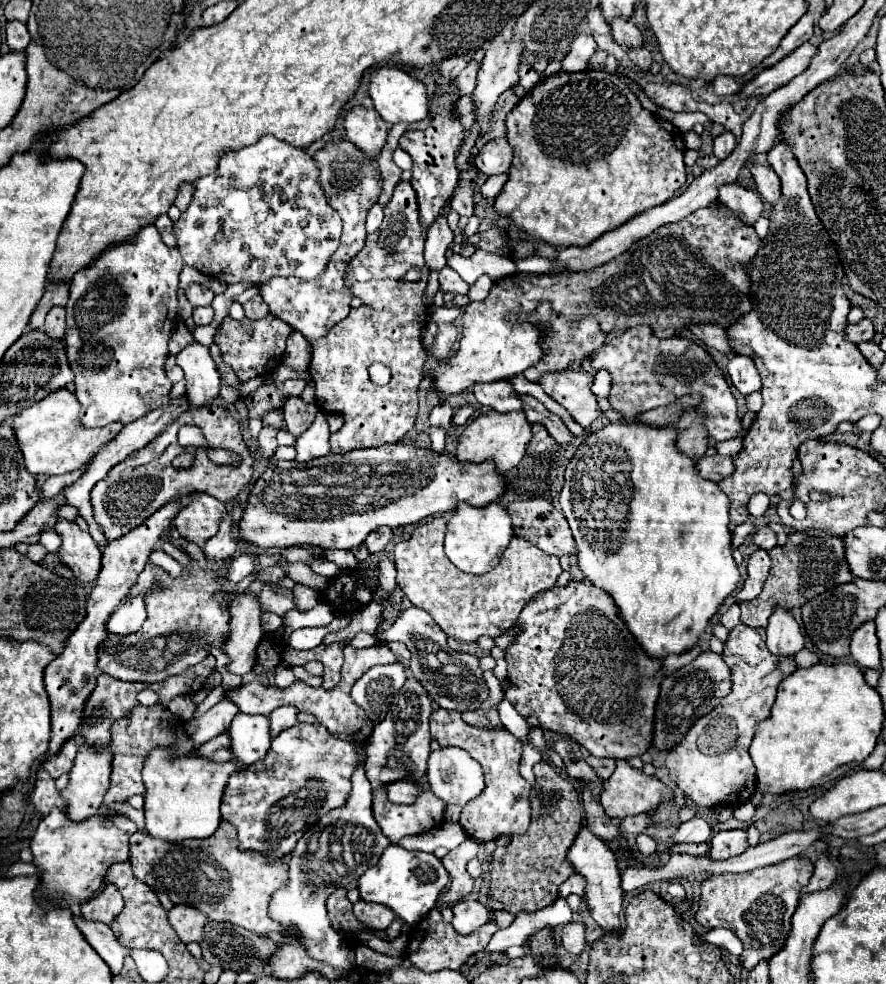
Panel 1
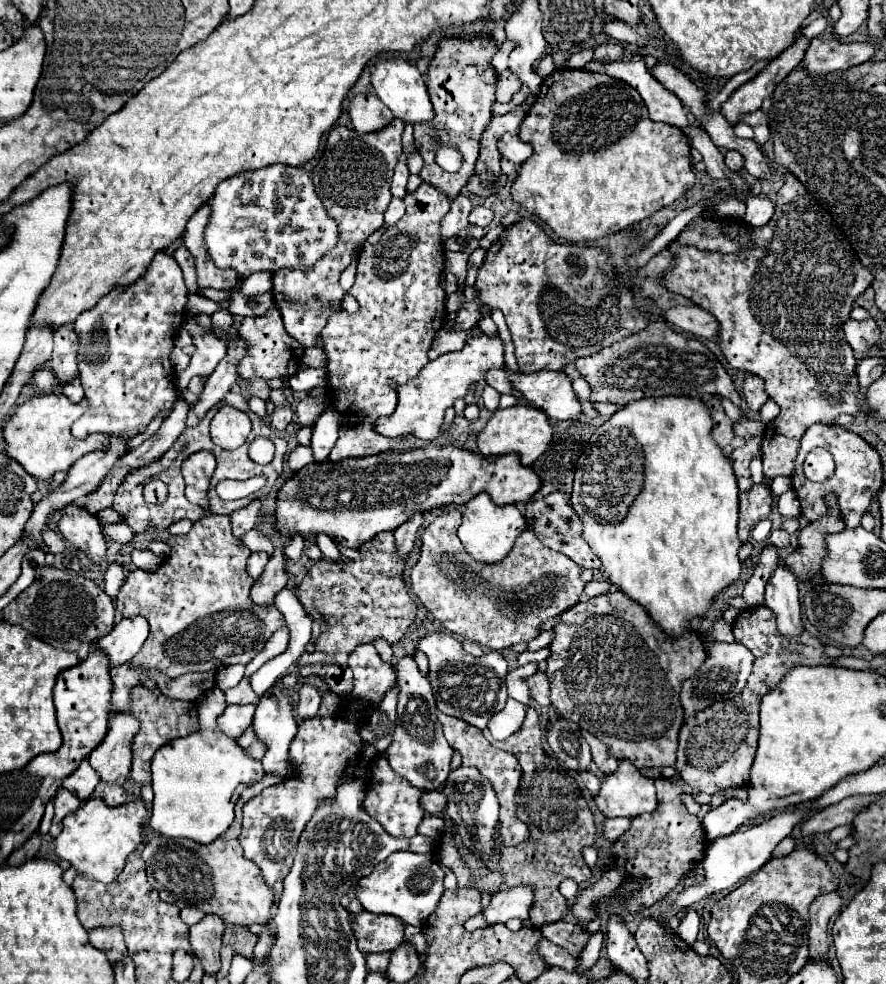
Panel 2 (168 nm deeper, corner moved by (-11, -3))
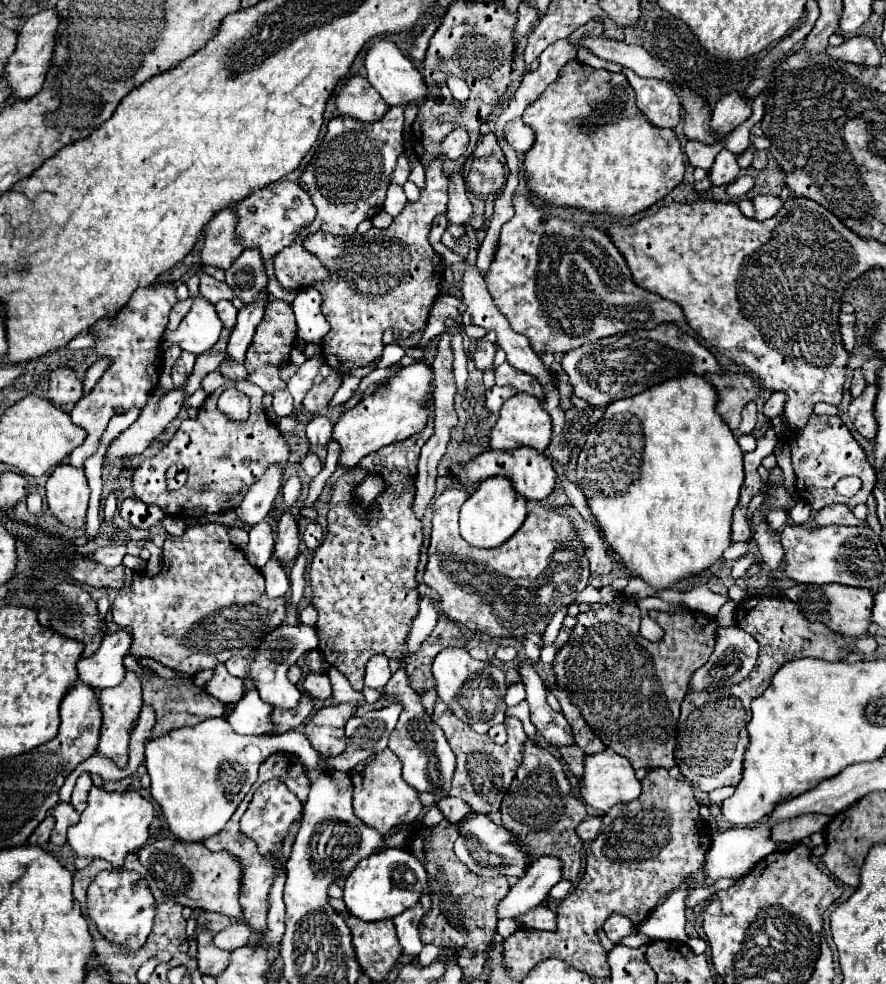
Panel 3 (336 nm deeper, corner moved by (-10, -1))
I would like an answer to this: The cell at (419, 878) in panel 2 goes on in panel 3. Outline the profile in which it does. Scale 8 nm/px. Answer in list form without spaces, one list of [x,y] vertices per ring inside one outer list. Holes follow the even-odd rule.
[[[384,849],[364,861],[360,861],[360,865],[356,865],[356,869],[350,873],[350,877],[346,879],[346,887],[344,887],[344,903],[350,911],[350,915],[360,917],[362,921],[382,921],[382,919],[392,919],[400,913],[404,913],[406,909],[414,907],[420,899],[422,893],[428,891],[428,873],[422,865],[422,861],[416,861],[416,857],[406,851],[406,849]]]

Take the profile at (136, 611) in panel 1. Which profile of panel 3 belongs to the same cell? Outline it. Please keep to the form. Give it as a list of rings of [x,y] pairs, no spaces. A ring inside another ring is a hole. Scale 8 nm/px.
[[[124,629],[106,633],[98,651],[78,661],[76,667],[80,681],[92,685],[94,689],[120,685],[126,675],[124,657],[128,655],[130,645],[132,645],[132,635]]]

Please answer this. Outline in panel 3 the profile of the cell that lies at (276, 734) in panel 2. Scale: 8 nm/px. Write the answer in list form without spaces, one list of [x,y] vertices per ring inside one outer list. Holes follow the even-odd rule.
[[[280,625],[278,629],[274,629],[266,639],[264,645],[260,645],[260,653],[256,657],[230,657],[226,661],[226,669],[228,673],[234,677],[246,677],[250,681],[254,681],[252,685],[260,691],[262,701],[270,703],[274,709],[294,709],[300,701],[300,691],[296,685],[292,685],[286,677],[286,671],[290,665],[294,665],[298,661],[300,655],[304,655],[306,651],[312,651],[318,647],[318,637],[316,637],[316,629],[308,627],[308,625]]]

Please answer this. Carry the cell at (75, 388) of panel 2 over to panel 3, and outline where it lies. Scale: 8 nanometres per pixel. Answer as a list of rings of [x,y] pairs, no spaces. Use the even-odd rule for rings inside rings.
[[[101,359],[95,362],[86,372],[85,380],[83,382],[83,396],[88,395],[93,387],[96,385],[104,371],[110,365],[109,359]]]

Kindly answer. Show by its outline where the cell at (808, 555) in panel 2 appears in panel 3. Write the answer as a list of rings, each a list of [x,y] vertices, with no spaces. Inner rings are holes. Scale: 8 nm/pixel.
[[[830,505],[824,507],[816,513],[814,525],[816,527],[826,527],[826,525],[858,525],[860,521],[848,511],[846,505]]]

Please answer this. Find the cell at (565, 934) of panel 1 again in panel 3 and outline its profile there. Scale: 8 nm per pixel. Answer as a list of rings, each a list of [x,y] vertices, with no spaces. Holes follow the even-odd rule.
[[[538,905],[536,909],[520,915],[518,921],[524,927],[532,927],[532,929],[540,929],[540,931],[552,931],[552,929],[556,929],[556,915],[554,915],[554,911],[550,911],[544,905]]]

